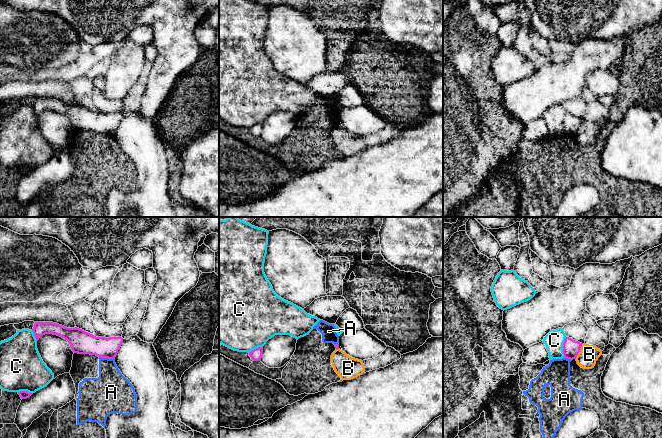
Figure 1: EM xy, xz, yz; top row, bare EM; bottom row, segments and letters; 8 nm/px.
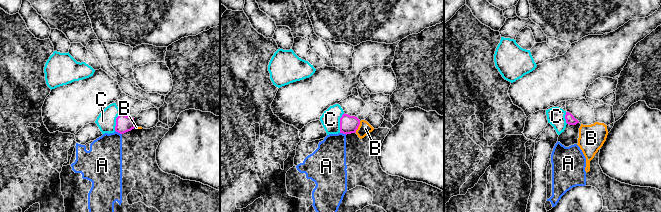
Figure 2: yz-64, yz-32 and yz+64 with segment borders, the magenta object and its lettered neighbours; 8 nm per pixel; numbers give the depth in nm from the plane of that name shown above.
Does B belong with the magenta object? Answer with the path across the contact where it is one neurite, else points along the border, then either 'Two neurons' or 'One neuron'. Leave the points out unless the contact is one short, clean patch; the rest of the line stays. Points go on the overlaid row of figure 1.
Path across: yz (571, 348), (579, 351), (589, 354). One neuron

